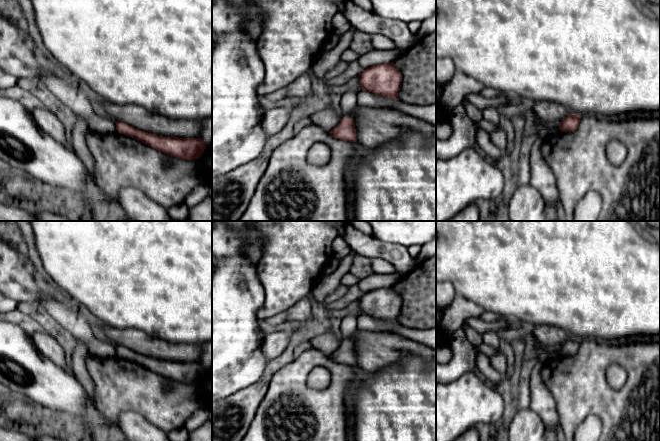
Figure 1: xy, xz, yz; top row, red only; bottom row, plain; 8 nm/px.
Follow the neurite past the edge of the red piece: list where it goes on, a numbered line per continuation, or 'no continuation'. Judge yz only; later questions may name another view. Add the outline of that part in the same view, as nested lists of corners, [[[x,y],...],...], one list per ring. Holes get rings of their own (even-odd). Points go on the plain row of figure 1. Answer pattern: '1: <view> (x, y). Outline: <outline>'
no continuation

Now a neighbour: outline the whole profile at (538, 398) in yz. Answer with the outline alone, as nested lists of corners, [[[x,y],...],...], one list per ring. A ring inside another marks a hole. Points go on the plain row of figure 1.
[[[535,360],[527,369],[525,377],[525,404],[535,411],[545,426],[559,426],[559,415],[552,394],[541,376],[543,363]]]

